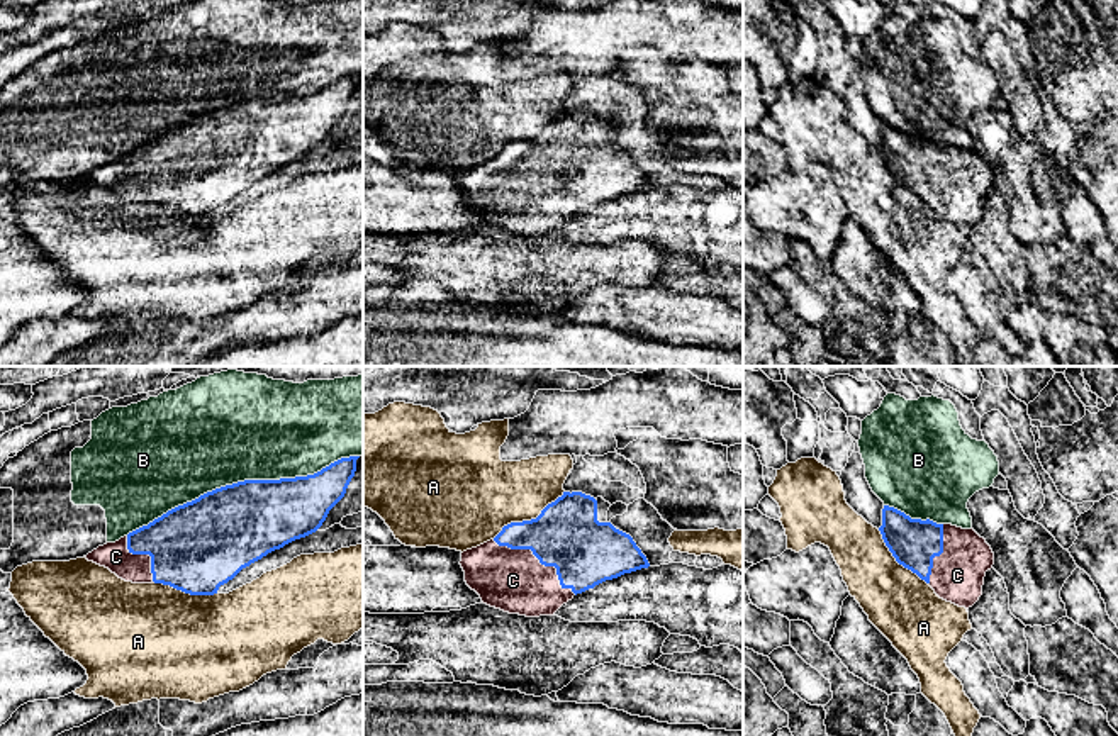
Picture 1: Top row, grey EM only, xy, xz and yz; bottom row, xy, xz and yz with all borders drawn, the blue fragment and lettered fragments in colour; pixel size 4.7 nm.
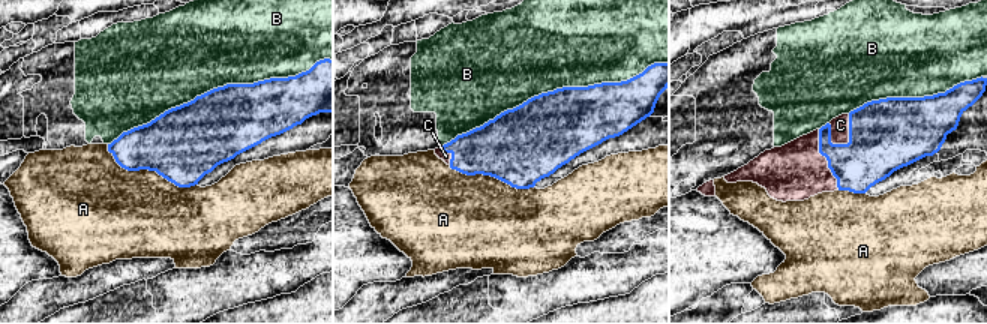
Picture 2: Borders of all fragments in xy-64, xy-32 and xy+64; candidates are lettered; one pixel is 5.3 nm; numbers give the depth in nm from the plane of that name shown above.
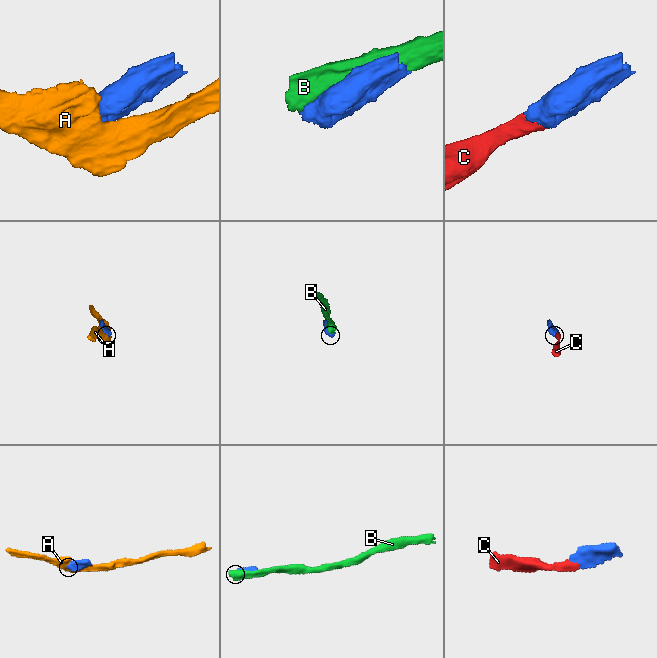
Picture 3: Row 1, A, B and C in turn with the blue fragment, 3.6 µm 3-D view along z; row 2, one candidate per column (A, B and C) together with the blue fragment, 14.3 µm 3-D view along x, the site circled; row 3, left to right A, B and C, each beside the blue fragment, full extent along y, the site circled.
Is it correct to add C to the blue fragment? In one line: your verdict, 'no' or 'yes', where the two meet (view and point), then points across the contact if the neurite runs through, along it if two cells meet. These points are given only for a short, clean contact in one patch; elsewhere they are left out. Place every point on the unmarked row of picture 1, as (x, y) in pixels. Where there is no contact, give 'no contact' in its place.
yes; contact xz (538, 178)

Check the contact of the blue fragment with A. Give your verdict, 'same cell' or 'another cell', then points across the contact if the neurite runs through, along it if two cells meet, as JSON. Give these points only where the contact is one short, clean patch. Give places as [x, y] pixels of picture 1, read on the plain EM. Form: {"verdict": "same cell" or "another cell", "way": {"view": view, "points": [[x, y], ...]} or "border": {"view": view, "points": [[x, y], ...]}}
{"verdict": "another cell"}

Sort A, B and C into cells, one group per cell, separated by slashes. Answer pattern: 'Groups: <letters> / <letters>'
Groups: A / B / C

